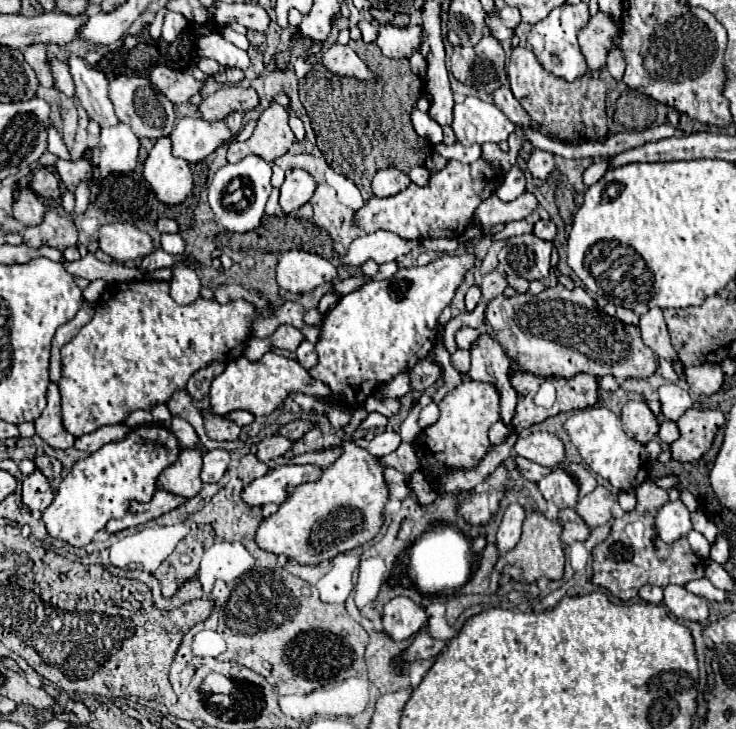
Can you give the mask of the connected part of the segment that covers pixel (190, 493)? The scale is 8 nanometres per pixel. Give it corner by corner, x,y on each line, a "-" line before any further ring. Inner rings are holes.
182,450
178,456
178,464
170,464
170,468
166,468
162,476
158,476
158,488
174,496
194,498
202,490
200,468
202,454
196,450

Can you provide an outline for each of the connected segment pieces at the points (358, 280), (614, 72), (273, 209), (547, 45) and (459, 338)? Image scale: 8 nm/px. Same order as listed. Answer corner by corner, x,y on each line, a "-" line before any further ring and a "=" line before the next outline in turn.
360,274
360,276
350,276
350,278
346,278
346,280
342,280
342,282
338,282
336,286
334,286
334,294
338,294
338,296
344,296
344,294
350,294
350,292
354,292
354,290
358,290
360,286
364,286
366,282
368,282
370,278
366,278
364,274
=
616,38
614,40
614,48
612,48
612,52
608,54
608,72
610,72
610,76
616,80
616,82
620,82
622,80
622,76
624,76
624,58
622,58
622,52
620,52
620,38
=
272,188
264,210
266,215
284,216
283,212
280,212
280,206
278,206
278,194
280,194
280,190
278,188
=
562,4
554,8
544,20
532,26
528,34
528,44
532,46
538,62
546,68
546,72
566,82
574,82
578,76
584,76
588,72
586,58
582,56
582,50
578,46
578,32
588,24
588,20
590,20
588,4
=
468,326
460,328
460,330
456,332
456,342
458,342
458,348
466,348
466,350
470,350
472,342
474,342
478,336
480,336
480,330
474,330
474,328
468,328

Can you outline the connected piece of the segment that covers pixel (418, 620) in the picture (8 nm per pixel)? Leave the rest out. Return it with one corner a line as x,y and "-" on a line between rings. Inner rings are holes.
406,596
392,598
382,612
384,632
396,642
408,640
410,636
414,636
424,622
426,622
424,608
420,608

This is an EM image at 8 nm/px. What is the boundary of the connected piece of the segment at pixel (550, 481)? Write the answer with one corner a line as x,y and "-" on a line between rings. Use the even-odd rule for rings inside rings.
556,468
552,474
544,476
538,482
538,488
542,496
558,508
574,508
578,502
578,484
562,468

